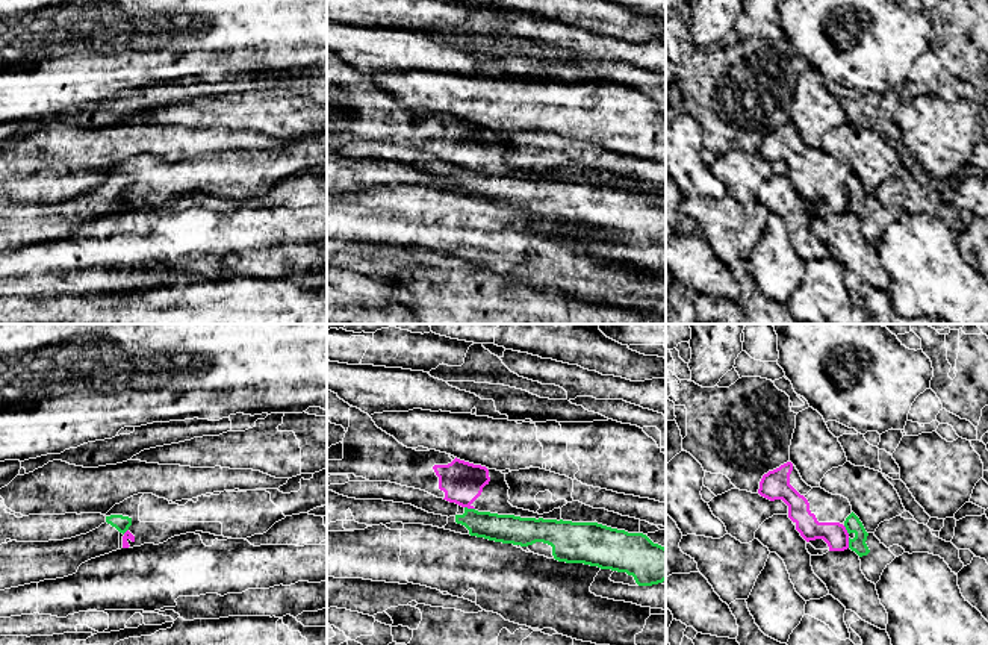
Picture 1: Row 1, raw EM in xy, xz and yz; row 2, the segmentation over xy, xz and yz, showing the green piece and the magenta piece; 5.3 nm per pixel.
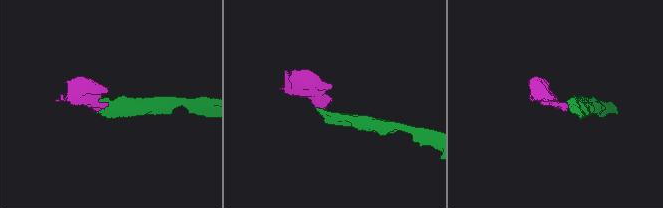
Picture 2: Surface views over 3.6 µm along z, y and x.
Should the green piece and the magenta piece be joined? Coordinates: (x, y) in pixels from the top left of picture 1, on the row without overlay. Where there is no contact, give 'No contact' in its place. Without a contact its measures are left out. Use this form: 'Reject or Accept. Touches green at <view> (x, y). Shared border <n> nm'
Reject. Touches green at xz (469, 170). Shared border 60 nm

